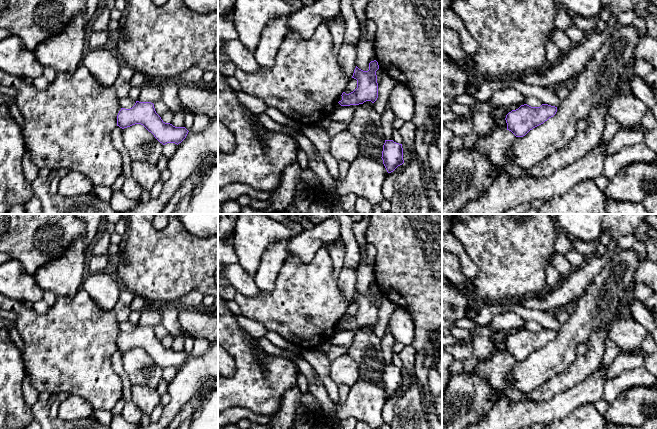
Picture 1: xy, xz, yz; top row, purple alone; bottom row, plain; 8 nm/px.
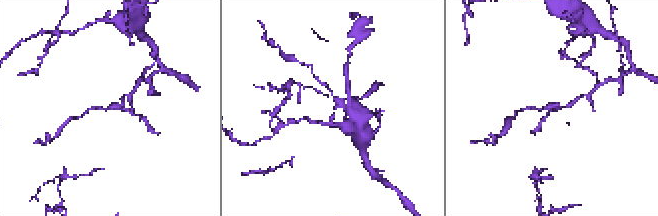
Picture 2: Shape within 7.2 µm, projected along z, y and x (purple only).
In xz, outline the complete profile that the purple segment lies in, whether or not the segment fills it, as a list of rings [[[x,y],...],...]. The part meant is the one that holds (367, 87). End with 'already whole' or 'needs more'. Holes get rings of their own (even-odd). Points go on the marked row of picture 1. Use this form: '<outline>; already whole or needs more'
[[[376,60],[369,63],[368,71],[363,71],[356,66],[352,78],[357,80],[357,88],[349,94],[343,92],[342,100],[338,103],[341,106],[359,105],[366,101],[374,103],[378,98],[376,75],[378,69],[379,65]]]; already whole

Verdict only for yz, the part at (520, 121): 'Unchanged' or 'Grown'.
Unchanged

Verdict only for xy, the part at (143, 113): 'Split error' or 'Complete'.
Complete

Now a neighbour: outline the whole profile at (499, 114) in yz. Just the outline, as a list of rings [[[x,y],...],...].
[[[504,107],[495,108],[493,110],[492,120],[494,122],[499,122],[500,120],[504,120],[506,118],[506,109]]]

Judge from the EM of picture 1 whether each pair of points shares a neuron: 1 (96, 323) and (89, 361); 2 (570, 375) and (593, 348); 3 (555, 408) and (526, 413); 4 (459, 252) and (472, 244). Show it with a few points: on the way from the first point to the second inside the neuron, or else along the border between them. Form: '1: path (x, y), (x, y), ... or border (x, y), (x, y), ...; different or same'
1: path (89, 332), (89, 352); same
2: path (577, 369), (591, 355); same
3: path (548, 411), (533, 412); same
4: border (452, 233), (477, 268); different

